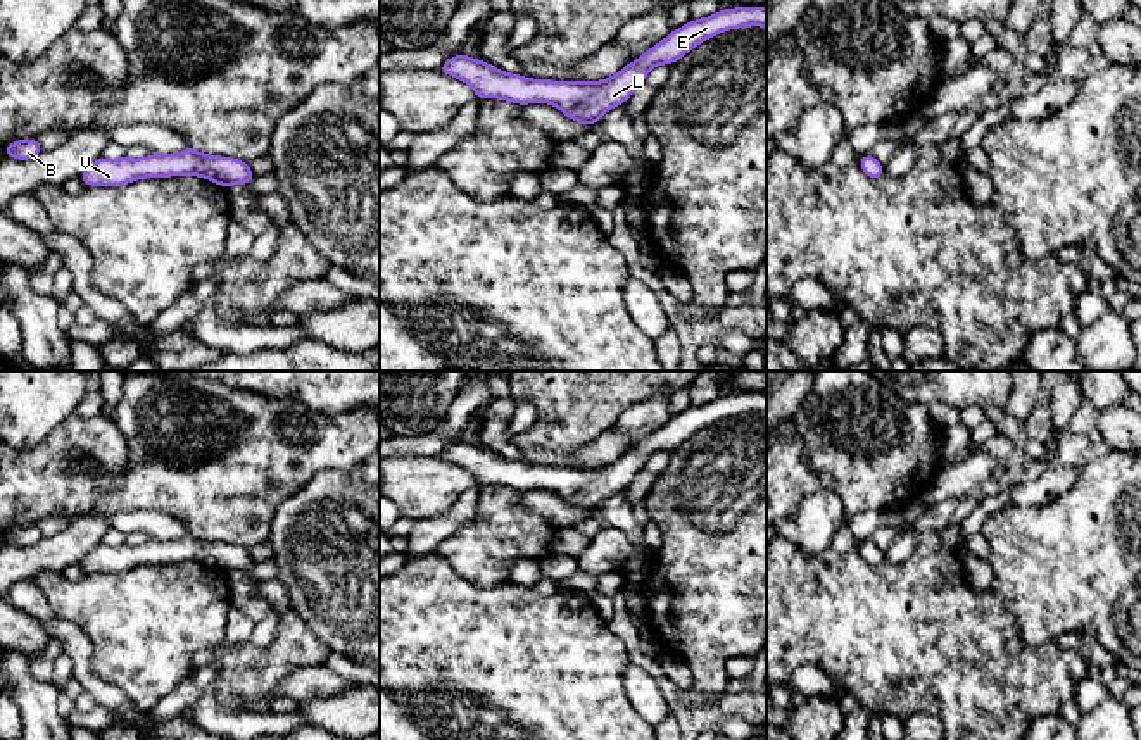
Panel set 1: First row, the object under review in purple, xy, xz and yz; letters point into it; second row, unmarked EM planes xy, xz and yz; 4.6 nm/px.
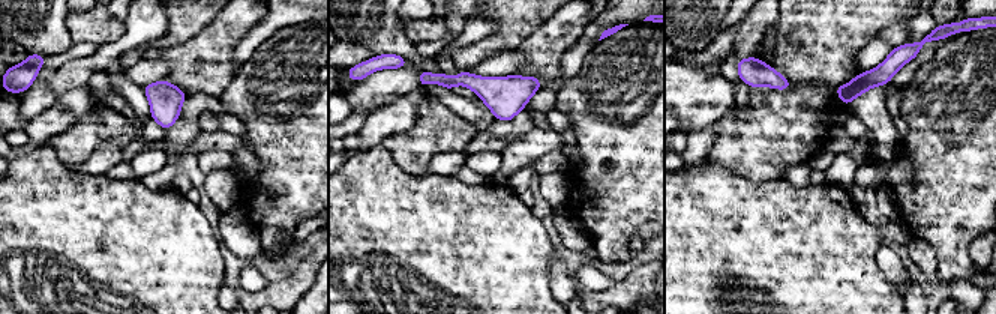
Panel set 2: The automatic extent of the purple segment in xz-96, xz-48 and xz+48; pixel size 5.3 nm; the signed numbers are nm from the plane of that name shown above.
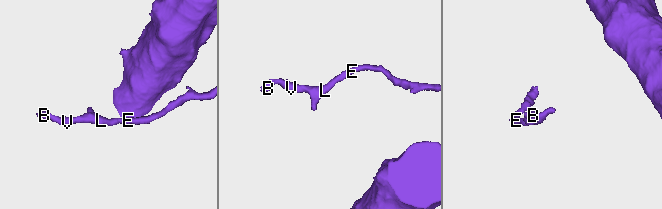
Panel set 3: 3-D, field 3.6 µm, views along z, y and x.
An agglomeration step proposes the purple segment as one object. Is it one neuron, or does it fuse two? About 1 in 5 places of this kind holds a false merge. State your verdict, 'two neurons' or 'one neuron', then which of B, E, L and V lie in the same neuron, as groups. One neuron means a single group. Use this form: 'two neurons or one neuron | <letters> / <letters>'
one neuron | B E L V

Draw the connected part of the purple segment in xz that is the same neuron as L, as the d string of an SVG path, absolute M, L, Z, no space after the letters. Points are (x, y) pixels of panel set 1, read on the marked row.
M766 7L722 9L709 17L692 19L604 81L528 79L521 74L502 72L492 64L475 60L466 53L451 57L437 72L468 83L478 100L502 98L520 107L545 102L558 107L566 117L592 128L604 112L623 105L635 88L646 81L652 67L659 64L673 66L704 40L747 26L766 28Z

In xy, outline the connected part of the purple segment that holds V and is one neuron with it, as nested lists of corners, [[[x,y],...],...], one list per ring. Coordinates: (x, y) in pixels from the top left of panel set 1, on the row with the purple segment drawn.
[[[188,145],[183,152],[171,155],[150,154],[145,159],[100,157],[79,174],[79,179],[86,186],[123,186],[142,178],[169,178],[180,174],[205,178],[223,188],[235,183],[252,185],[254,181],[249,162],[233,157],[207,155]]]

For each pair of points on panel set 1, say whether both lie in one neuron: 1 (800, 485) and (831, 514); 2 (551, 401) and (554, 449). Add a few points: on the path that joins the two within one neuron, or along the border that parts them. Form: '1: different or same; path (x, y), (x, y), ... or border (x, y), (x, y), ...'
1: different; border (822, 487), (784, 520)
2: same; path (553, 413), (554, 437)

